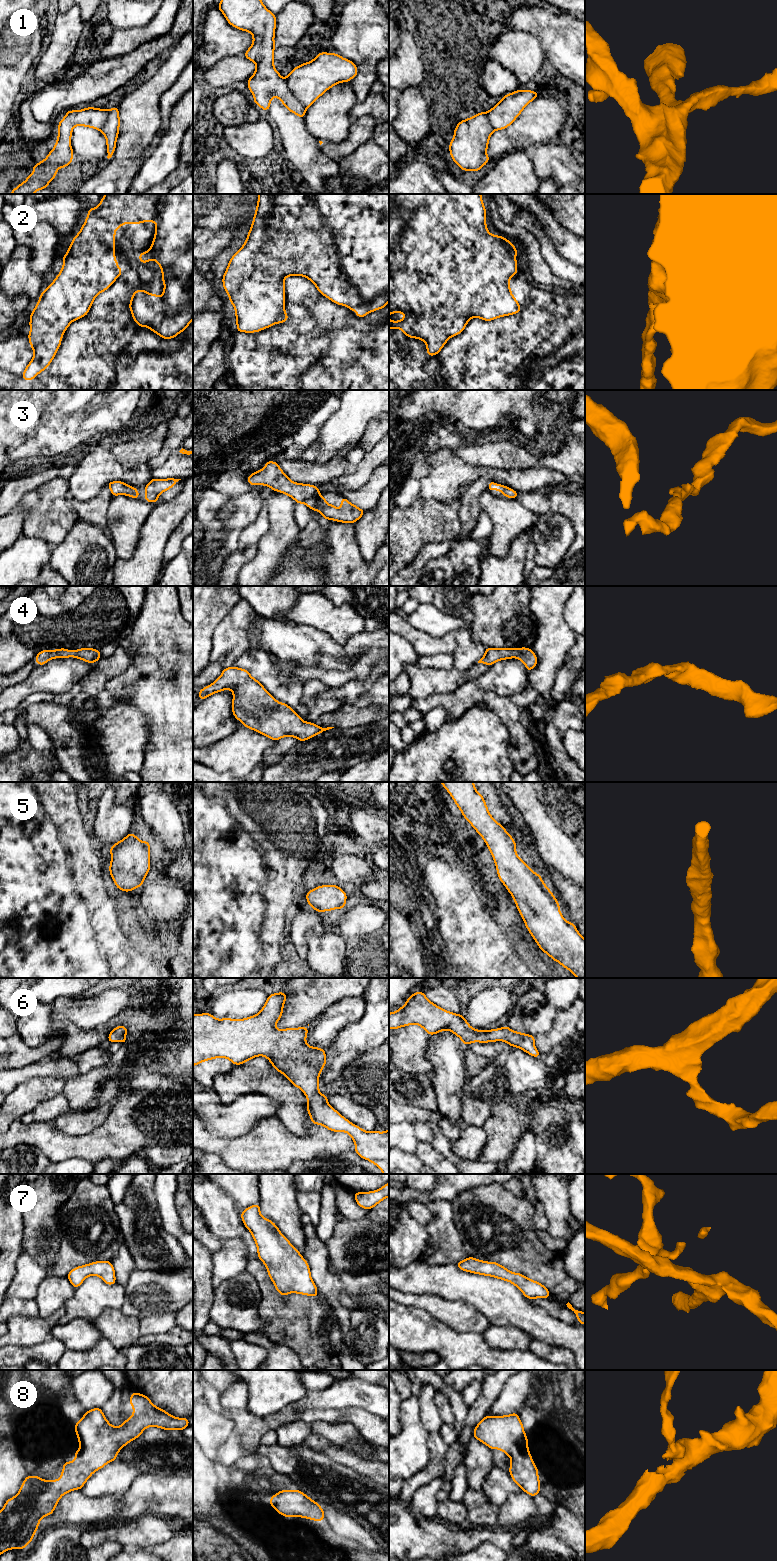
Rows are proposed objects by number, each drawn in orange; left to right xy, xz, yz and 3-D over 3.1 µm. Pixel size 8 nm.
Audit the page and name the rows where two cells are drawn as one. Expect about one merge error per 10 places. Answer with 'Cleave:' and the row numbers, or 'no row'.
Cleave: no row

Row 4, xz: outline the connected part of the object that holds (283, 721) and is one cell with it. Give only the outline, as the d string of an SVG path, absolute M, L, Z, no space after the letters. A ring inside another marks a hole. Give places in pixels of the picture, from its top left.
M234 666L225 668L217 680L211 685L199 690L200 701L226 689L233 692L232 713L234 717L241 721L244 727L261 733L275 742L282 737L295 737L298 741L305 741L326 730L334 728L323 728L315 723L303 721L301 716L293 708L289 707L286 703L278 702L270 695L263 685L250 675L247 669Z

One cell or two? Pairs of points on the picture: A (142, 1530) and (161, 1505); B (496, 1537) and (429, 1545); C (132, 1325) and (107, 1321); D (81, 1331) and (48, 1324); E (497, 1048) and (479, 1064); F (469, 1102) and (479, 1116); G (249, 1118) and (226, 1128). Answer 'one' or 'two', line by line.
A: two
B: one
C: one
D: two
E: two
F: one
G: one

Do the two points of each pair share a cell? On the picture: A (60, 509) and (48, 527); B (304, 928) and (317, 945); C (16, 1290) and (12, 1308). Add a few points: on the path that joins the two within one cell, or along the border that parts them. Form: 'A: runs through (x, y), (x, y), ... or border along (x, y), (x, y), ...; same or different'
A: runs through (56, 513), (49, 520), (49, 523); same
B: border along (324, 931), (319, 935), (308, 935), (306, 957); different
C: border along (10, 1296), (34, 1299); different

